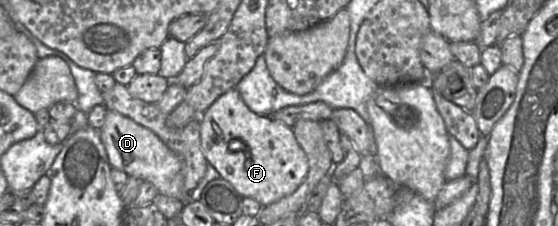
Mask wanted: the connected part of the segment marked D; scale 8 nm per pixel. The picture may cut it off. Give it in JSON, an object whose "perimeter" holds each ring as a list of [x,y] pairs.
{"perimeter":[[[108,109],[99,134],[112,168],[123,171],[128,176],[151,182],[161,195],[188,201],[189,194],[184,189],[181,158],[150,129],[127,116]]]}

